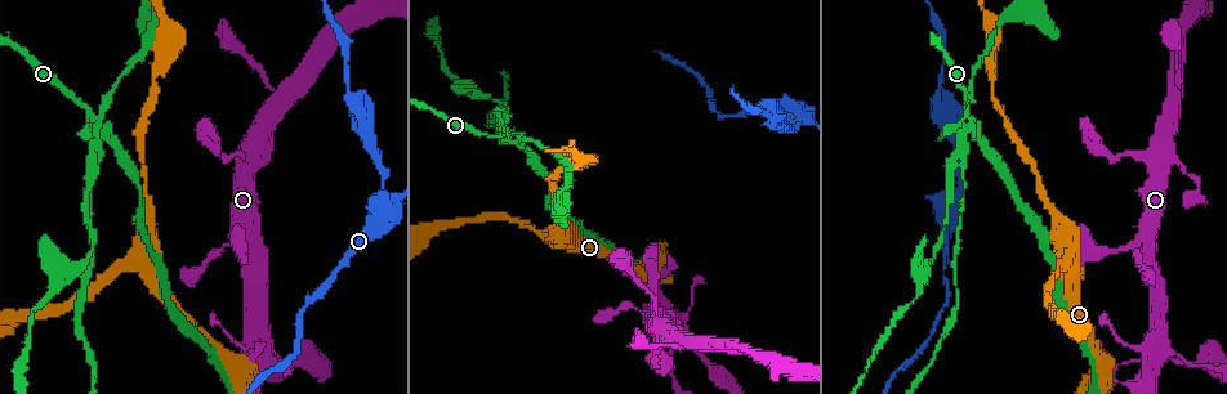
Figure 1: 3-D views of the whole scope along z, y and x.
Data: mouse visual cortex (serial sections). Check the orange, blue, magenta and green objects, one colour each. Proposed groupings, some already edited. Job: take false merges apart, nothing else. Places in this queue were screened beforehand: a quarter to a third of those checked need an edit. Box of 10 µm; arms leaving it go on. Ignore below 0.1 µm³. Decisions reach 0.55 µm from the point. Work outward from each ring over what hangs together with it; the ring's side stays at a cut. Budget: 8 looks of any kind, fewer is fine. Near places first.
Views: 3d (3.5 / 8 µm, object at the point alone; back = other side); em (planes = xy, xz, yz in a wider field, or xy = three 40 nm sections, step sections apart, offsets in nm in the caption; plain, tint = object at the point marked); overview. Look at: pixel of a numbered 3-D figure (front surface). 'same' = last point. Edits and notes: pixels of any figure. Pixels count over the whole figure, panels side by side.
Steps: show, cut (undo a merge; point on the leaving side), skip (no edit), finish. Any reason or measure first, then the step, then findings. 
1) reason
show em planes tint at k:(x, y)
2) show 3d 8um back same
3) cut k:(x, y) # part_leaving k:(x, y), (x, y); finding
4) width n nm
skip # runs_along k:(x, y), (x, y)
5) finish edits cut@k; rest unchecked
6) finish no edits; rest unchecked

show 3d 3.5um at 1:(271, 353)

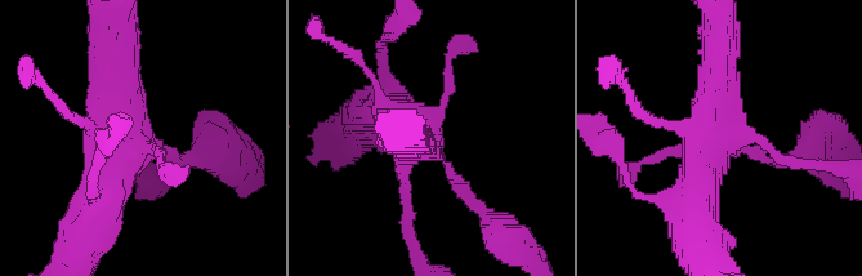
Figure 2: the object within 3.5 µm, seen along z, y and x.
need the tissue
show em xy step 5 tint at 2:(432, 145)

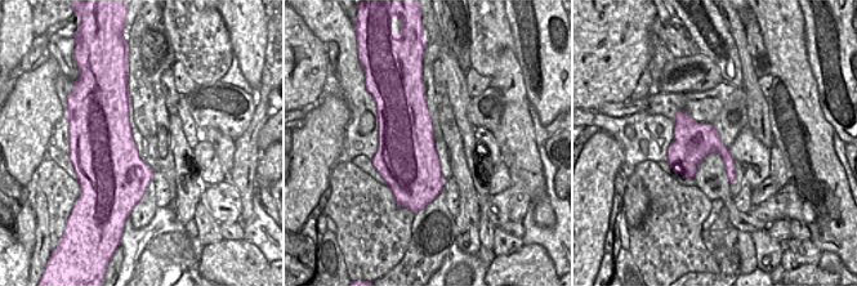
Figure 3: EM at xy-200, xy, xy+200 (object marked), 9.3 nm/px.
another direction
show em xy step 2 tint same

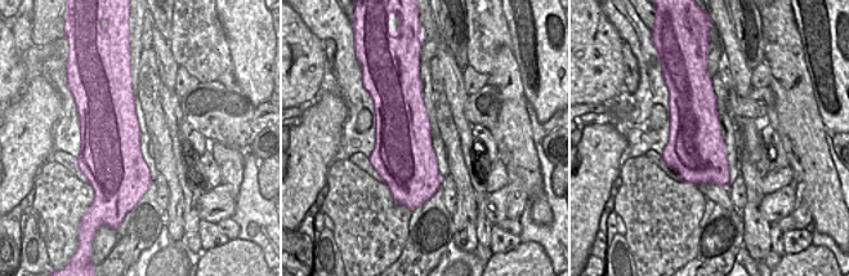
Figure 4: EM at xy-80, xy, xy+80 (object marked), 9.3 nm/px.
skip # runs_along 2:(719, 49), (696, 216); continuous, no second cell

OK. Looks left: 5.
narrows sharply
show 3d 3.5um at 1:(382, 176)

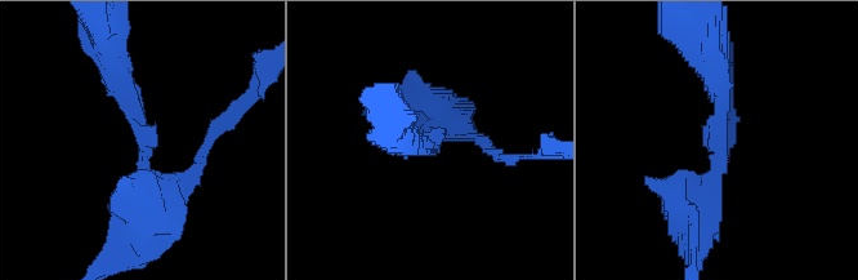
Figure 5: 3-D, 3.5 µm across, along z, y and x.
arm_widths 250, 450 nm; shape alone is not enough
show em xy step 3 tint at 5:(721, 149)

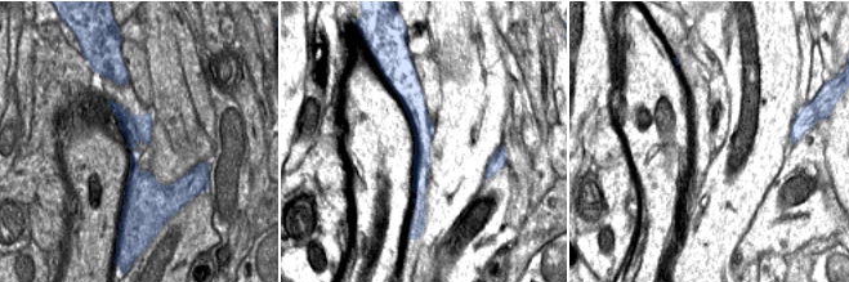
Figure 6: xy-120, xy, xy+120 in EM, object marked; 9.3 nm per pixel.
cut it another way
show em planes tint same

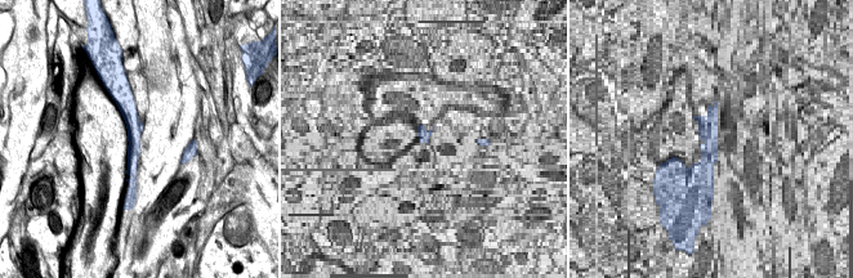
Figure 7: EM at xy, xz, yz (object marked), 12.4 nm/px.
width 200 nm
cut 5:(130, 111) # part_leaving 5:(143, 155), (139, 115), (103, 40); a second cell is stuck on

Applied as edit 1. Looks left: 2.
abrupt turn
show 3d 3.5um at 1:(1177, 162)

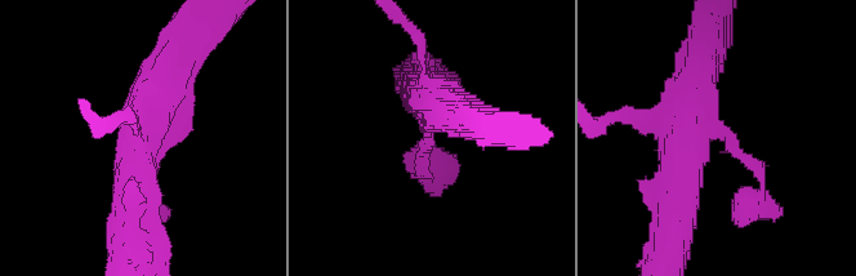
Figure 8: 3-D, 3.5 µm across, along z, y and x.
now the EM
show em xy step 5 tint at 8:(428, 139)

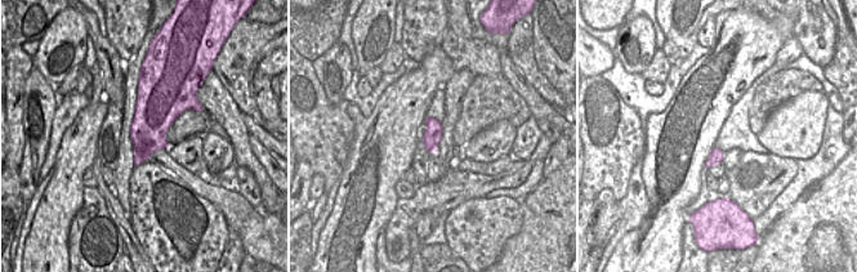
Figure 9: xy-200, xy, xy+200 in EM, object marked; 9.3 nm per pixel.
skip # runs_along 8:(424, 89), (424, 168); continuous, no second cell

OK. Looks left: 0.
finish edits cut@5; rest unchecked

